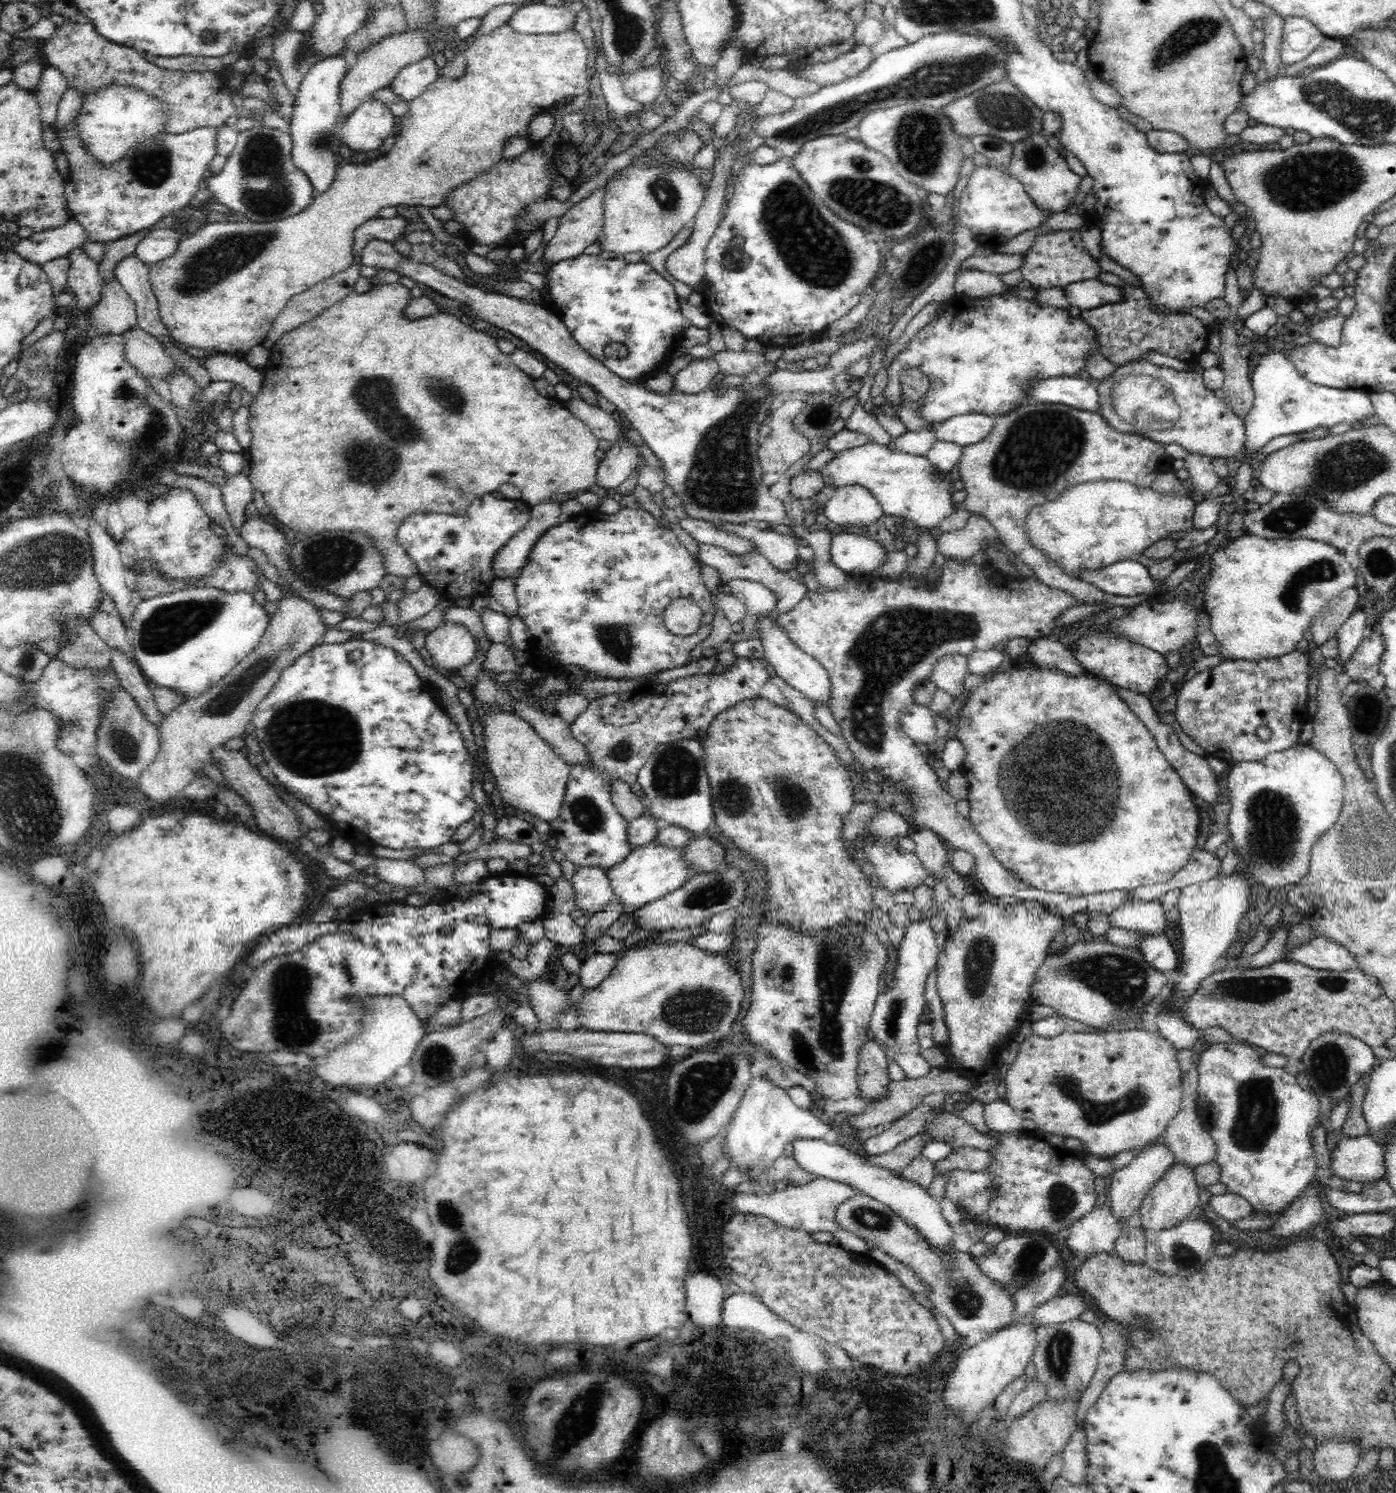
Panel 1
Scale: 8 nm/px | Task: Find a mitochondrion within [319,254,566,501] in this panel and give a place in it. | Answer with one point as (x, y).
(377, 396)

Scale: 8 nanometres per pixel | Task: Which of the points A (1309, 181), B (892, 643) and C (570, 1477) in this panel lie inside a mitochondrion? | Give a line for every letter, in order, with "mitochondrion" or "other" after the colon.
A: mitochondrion
B: mitochondrion
C: other

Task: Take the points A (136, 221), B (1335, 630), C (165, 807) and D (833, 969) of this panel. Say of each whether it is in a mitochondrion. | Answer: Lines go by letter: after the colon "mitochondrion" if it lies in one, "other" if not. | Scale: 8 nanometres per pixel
A: other
B: other
C: other
D: mitochondrion

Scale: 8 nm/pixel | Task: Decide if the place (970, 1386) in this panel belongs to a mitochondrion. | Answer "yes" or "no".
no

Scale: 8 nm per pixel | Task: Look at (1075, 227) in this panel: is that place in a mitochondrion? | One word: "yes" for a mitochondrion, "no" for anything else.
no

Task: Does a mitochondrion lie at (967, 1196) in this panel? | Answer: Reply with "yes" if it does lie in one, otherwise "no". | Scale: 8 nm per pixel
yes

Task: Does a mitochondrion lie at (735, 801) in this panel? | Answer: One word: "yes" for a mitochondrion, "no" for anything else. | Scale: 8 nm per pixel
yes

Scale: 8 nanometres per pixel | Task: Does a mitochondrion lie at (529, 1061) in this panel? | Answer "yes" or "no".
no

